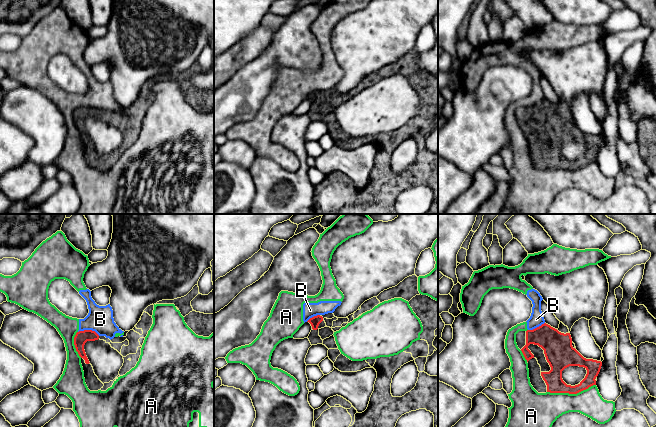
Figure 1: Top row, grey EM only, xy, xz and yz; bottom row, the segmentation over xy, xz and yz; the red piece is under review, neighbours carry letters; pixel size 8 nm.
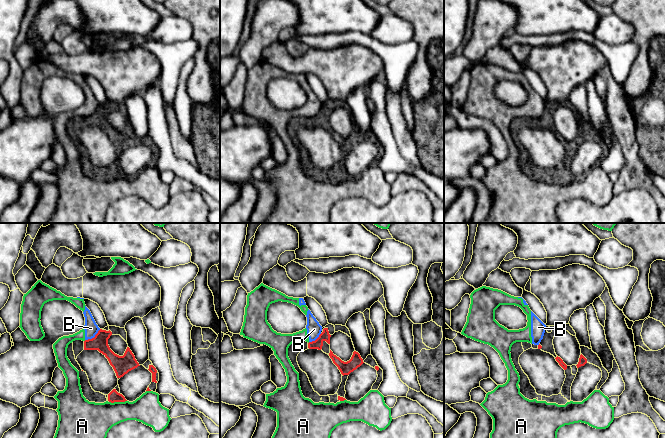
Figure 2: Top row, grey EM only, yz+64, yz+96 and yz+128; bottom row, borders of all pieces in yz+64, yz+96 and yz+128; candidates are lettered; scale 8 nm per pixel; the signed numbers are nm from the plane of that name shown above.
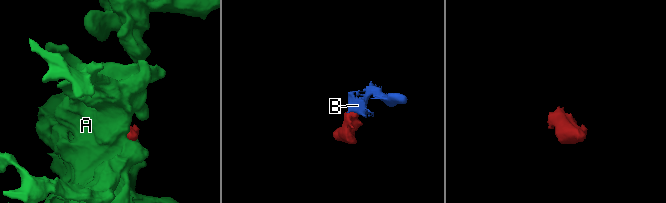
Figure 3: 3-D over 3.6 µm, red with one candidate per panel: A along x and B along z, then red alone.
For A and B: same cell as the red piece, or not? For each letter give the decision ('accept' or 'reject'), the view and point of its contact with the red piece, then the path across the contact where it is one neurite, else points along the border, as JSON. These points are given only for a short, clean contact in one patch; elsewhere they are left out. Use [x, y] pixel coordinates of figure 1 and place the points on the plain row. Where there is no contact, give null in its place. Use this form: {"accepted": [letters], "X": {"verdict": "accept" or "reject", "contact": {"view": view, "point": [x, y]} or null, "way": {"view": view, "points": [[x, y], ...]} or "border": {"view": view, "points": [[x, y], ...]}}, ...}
{"accepted": [], "A": {"verdict": "reject", "contact": {"view": "yz", "point": [571, 169]}}, "B": {"verdict": "reject", "contact": {"view": "xy", "point": [89, 106]}, "border": {"view": "xy", "points": [[78, 107], [94, 106], [99, 111]]}}}

